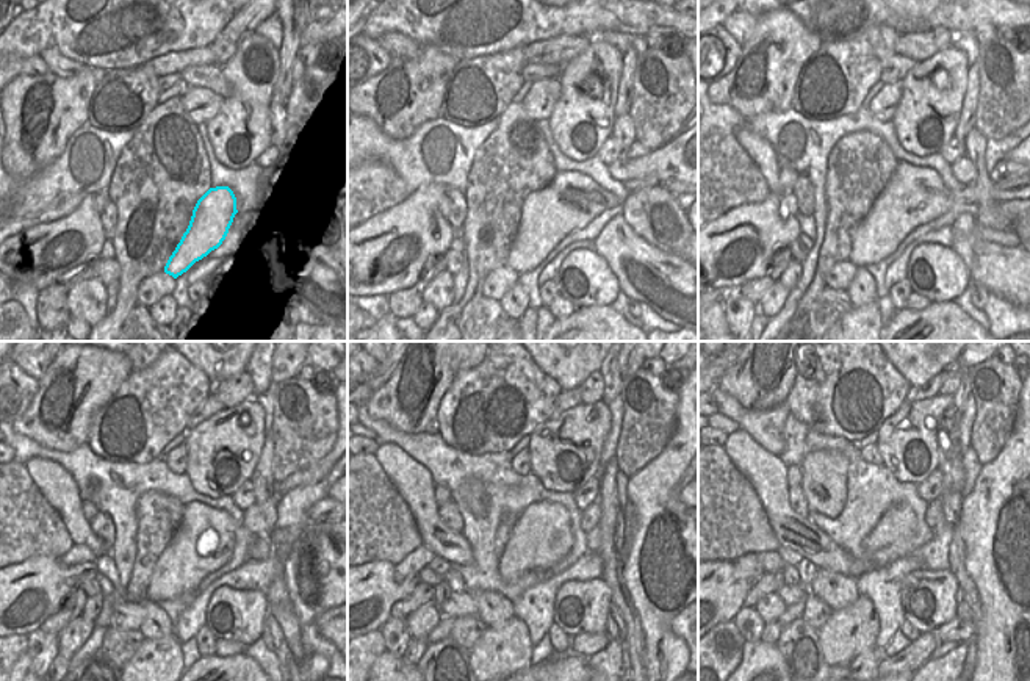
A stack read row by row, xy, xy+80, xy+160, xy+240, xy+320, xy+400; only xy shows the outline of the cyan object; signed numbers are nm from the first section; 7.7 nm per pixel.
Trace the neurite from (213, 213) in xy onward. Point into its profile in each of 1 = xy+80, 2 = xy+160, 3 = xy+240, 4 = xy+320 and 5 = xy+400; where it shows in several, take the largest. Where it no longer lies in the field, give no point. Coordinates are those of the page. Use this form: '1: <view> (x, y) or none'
1: xy+80 (570, 201)
2: xy+160 (914, 196)
3: xy+240 (204, 542)
4: xy+320 (542, 537)
5: xy+400 (897, 523)

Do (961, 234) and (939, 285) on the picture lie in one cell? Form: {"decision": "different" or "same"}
{"decision": "different"}

